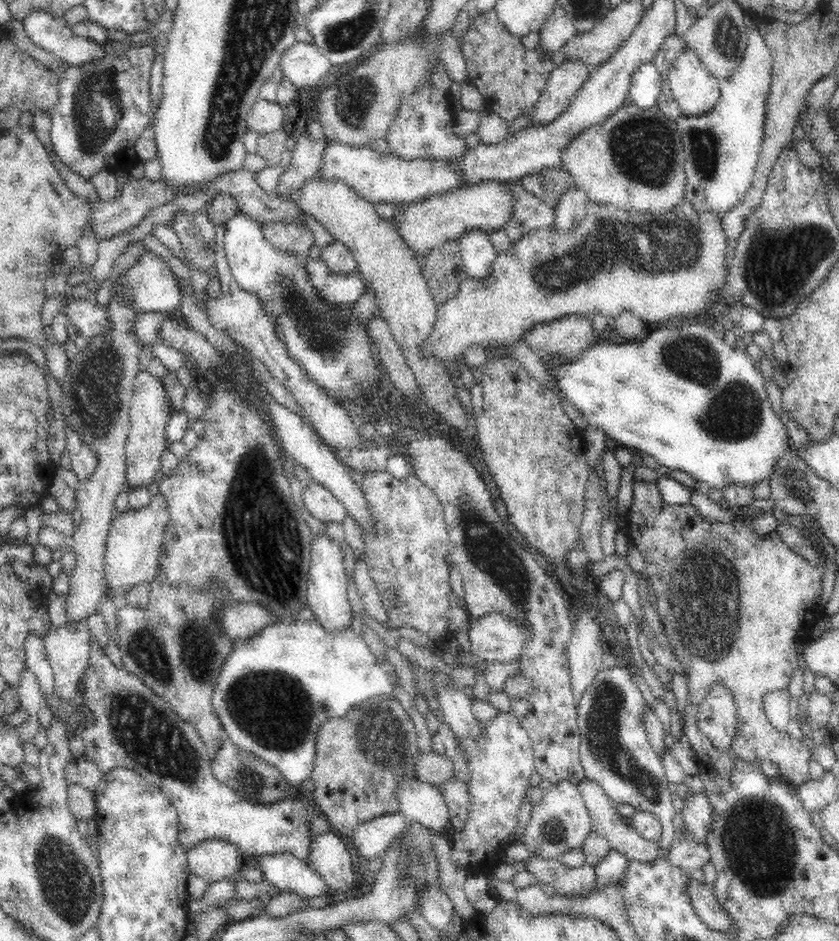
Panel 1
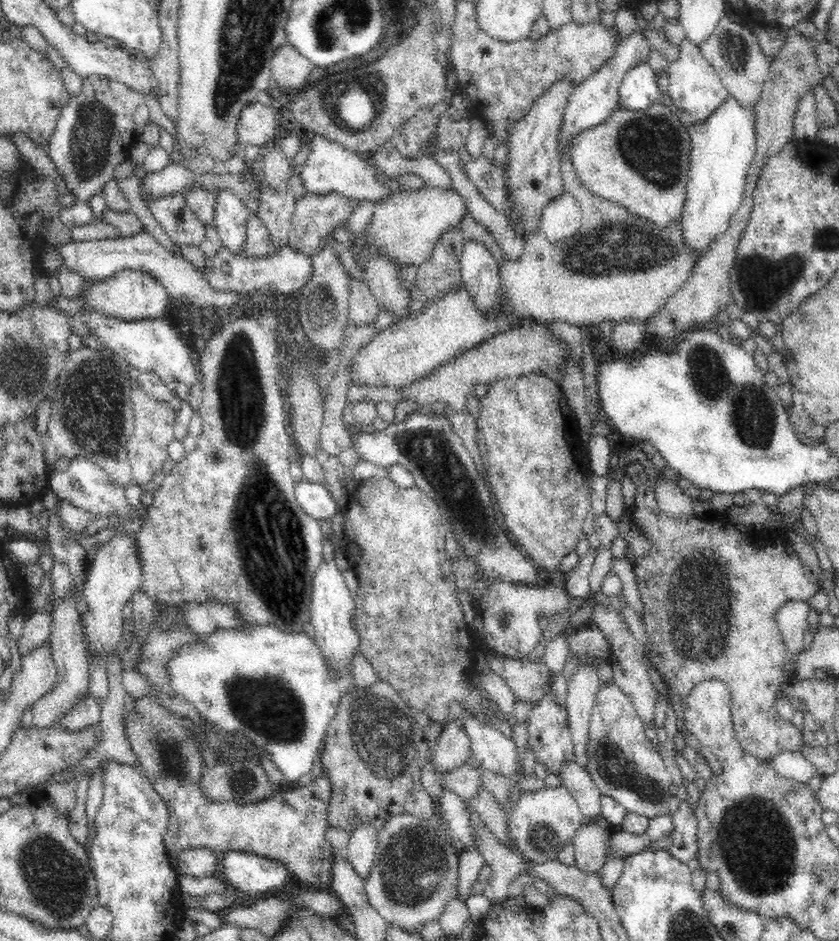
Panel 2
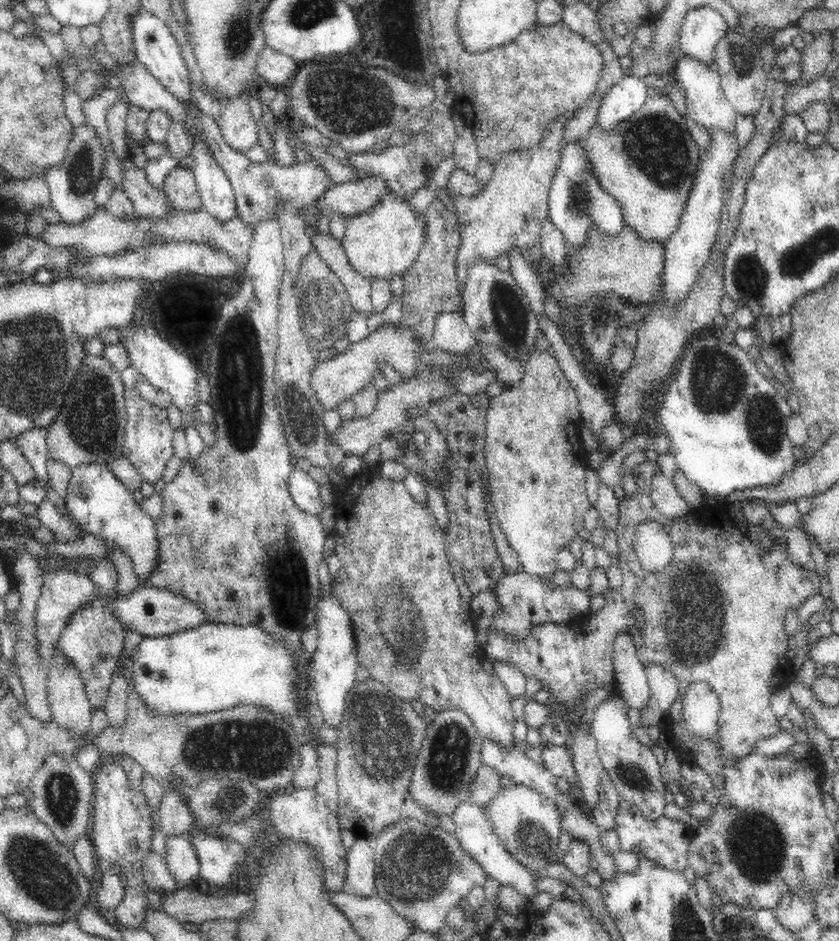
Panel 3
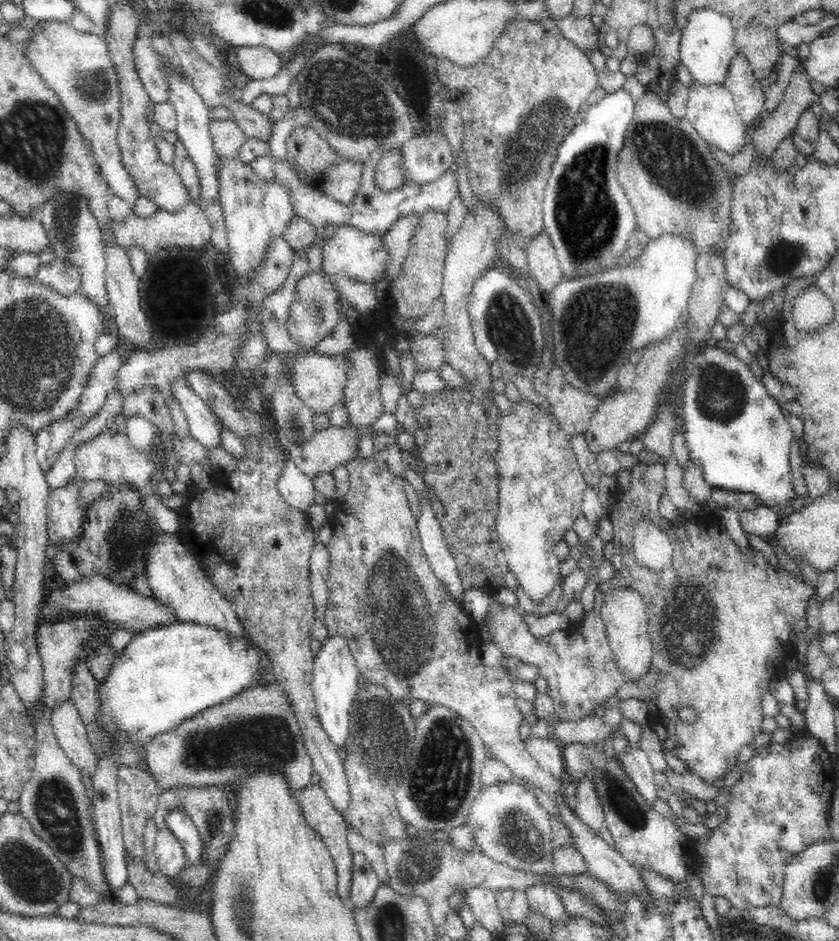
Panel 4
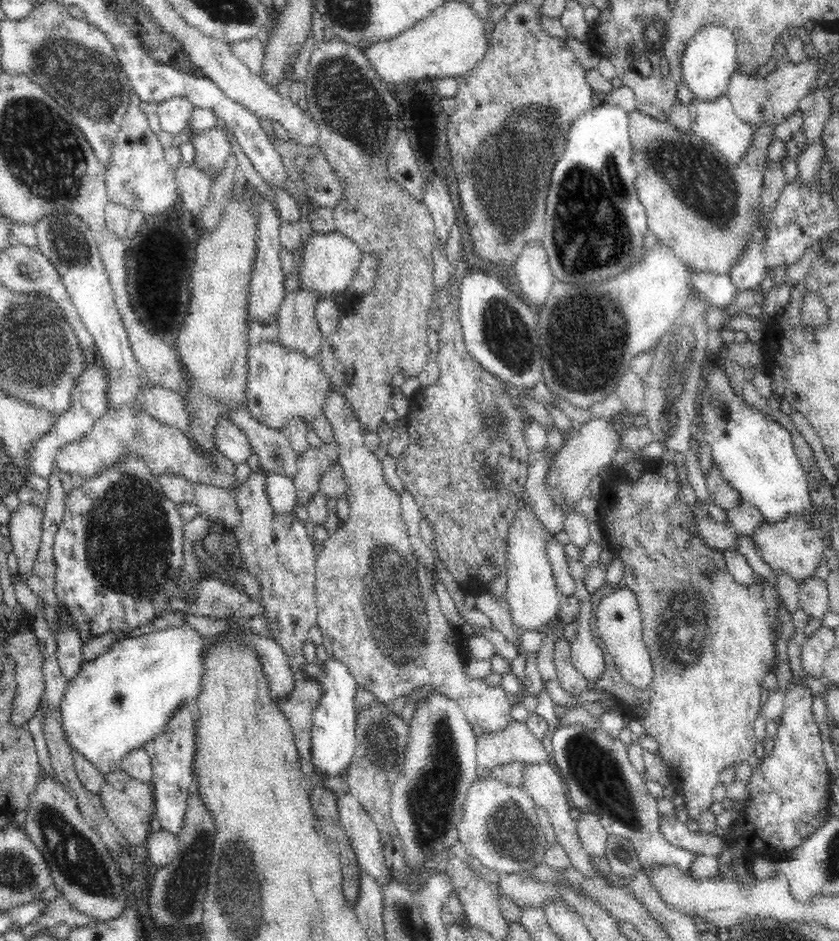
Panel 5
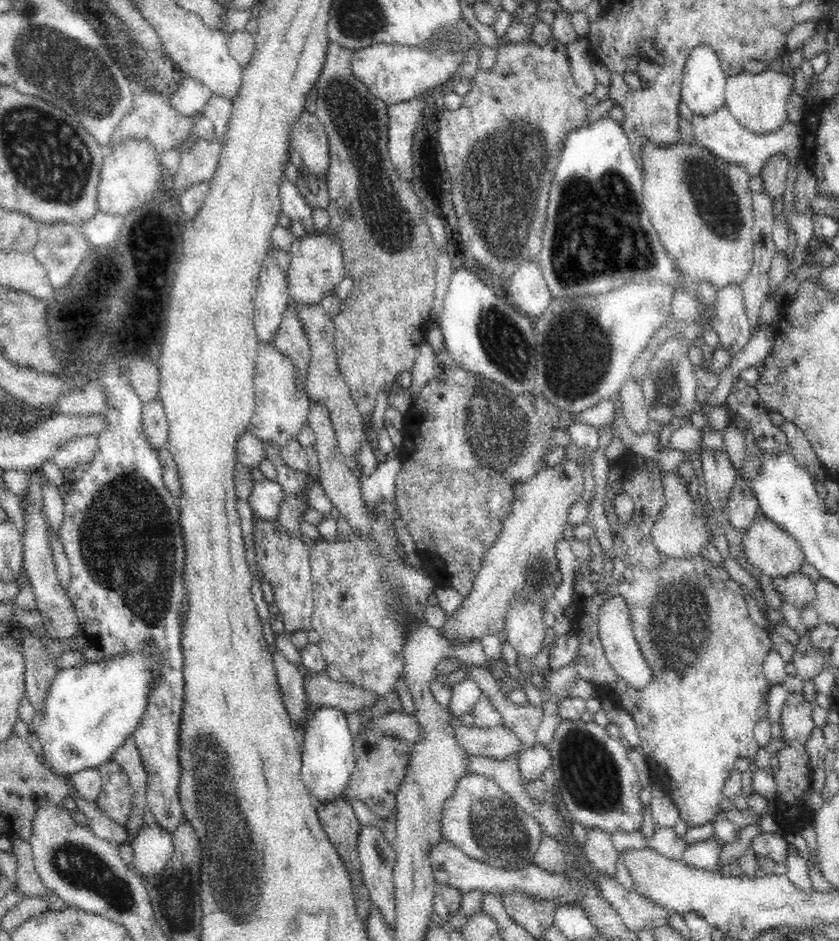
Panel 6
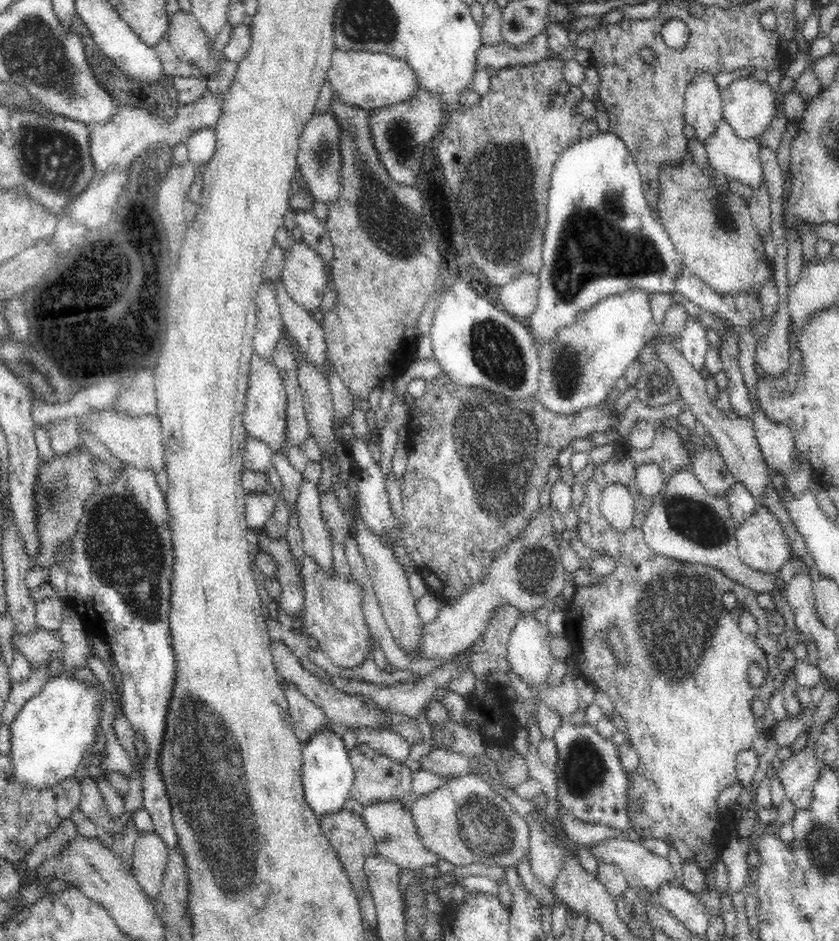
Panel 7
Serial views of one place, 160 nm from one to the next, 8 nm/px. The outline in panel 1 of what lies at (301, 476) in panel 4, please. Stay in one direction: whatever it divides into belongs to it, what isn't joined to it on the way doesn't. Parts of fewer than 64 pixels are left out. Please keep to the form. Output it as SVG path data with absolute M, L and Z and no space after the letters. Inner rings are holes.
M314 480L306 486L302 499L304 508L310 515L324 523L337 522L342 524L346 518L347 511L344 504L338 501L327 488Z

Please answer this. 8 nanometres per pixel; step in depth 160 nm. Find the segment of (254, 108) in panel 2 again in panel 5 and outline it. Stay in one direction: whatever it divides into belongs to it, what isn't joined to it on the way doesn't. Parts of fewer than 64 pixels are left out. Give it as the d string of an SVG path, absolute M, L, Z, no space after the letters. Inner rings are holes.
M215 126L207 128L196 140L191 142L195 150L194 166L196 168L208 176L225 168L228 156L232 152L230 142L220 128Z

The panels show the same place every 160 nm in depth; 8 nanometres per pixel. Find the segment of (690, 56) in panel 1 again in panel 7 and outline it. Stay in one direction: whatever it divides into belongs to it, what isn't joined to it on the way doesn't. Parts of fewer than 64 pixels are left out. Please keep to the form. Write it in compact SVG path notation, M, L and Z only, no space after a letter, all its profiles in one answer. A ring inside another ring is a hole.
M723 118L720 124L714 129L714 132L703 140L703 147L705 148L708 161L710 165L732 181L740 181L744 184L756 188L763 179L763 167L760 162L760 152L764 148L764 140L759 137L742 139L734 132L732 125Z

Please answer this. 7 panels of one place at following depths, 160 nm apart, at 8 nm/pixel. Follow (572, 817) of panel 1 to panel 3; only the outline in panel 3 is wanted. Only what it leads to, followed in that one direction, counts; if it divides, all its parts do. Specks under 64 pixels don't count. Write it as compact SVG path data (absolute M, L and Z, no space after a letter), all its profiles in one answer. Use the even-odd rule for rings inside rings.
M512 782L506 790L500 790L494 800L488 806L482 807L482 810L506 851L529 872L556 863L560 836L563 832L562 820L566 816L566 811L558 807L556 799L542 795L528 786Z

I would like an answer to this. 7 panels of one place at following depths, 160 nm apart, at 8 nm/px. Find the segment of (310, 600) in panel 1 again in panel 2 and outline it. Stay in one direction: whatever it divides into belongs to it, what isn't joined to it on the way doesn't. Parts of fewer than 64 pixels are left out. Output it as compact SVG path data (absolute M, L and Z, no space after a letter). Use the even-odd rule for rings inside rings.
M333 559L323 561L316 569L310 601L310 620L315 630L315 639L325 658L330 664L342 664L352 659L359 648L359 634L355 625L355 602L353 594L346 587L344 574L338 569Z

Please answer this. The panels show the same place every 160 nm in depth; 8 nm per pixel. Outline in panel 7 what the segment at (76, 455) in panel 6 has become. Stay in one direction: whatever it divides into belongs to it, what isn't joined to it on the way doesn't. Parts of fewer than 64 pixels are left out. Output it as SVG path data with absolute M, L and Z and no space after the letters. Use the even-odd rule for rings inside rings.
M74 419L54 420L49 422L47 428L55 456L69 456L73 451L82 451L85 448Z

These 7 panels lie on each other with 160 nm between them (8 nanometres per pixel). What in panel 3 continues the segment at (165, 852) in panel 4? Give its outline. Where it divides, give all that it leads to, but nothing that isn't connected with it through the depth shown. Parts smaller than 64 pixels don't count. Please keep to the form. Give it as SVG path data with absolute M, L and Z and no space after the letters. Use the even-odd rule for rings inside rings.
M186 835L167 840L166 866L178 886L192 883L201 874L200 858L194 844Z

